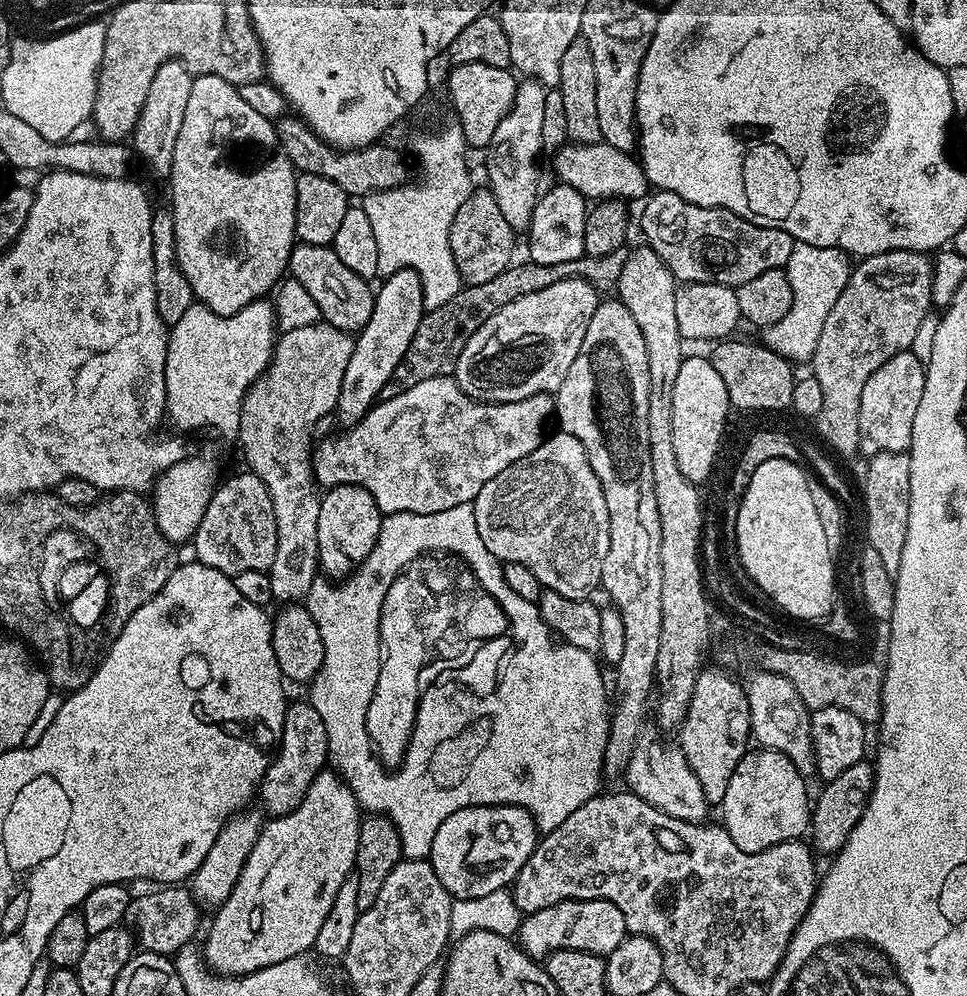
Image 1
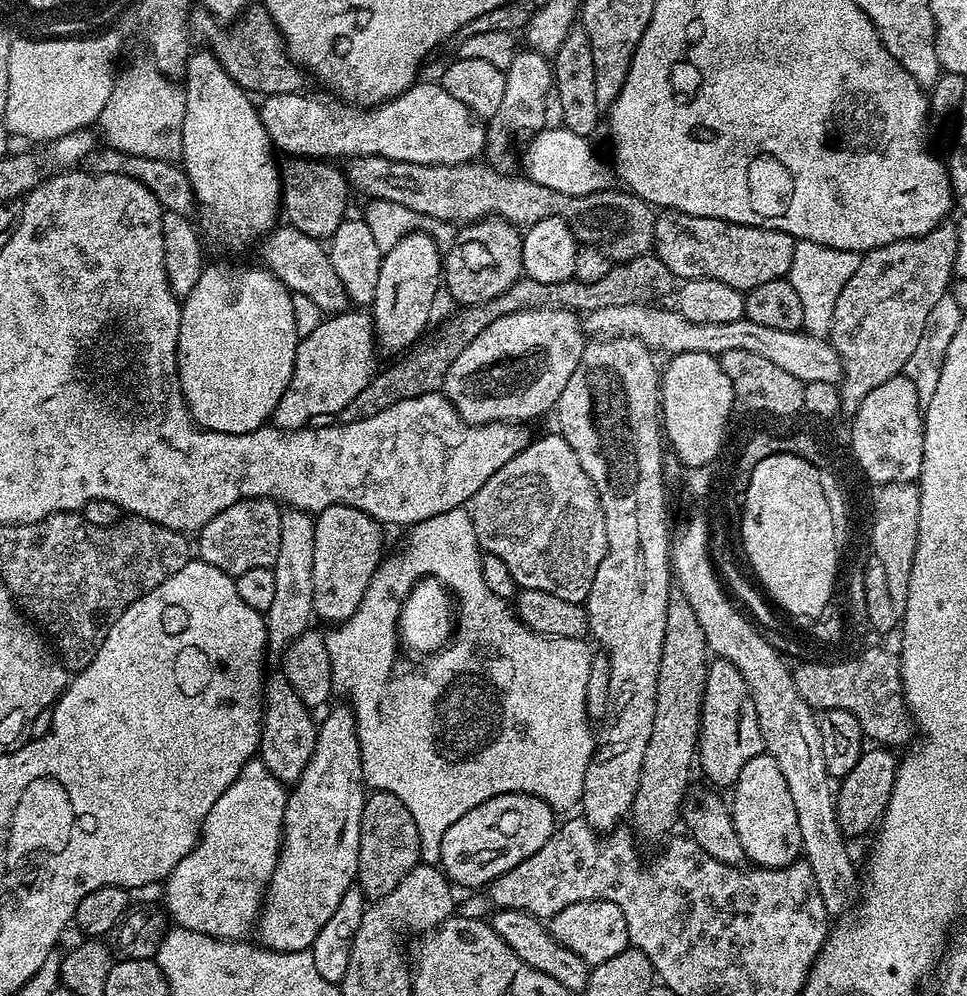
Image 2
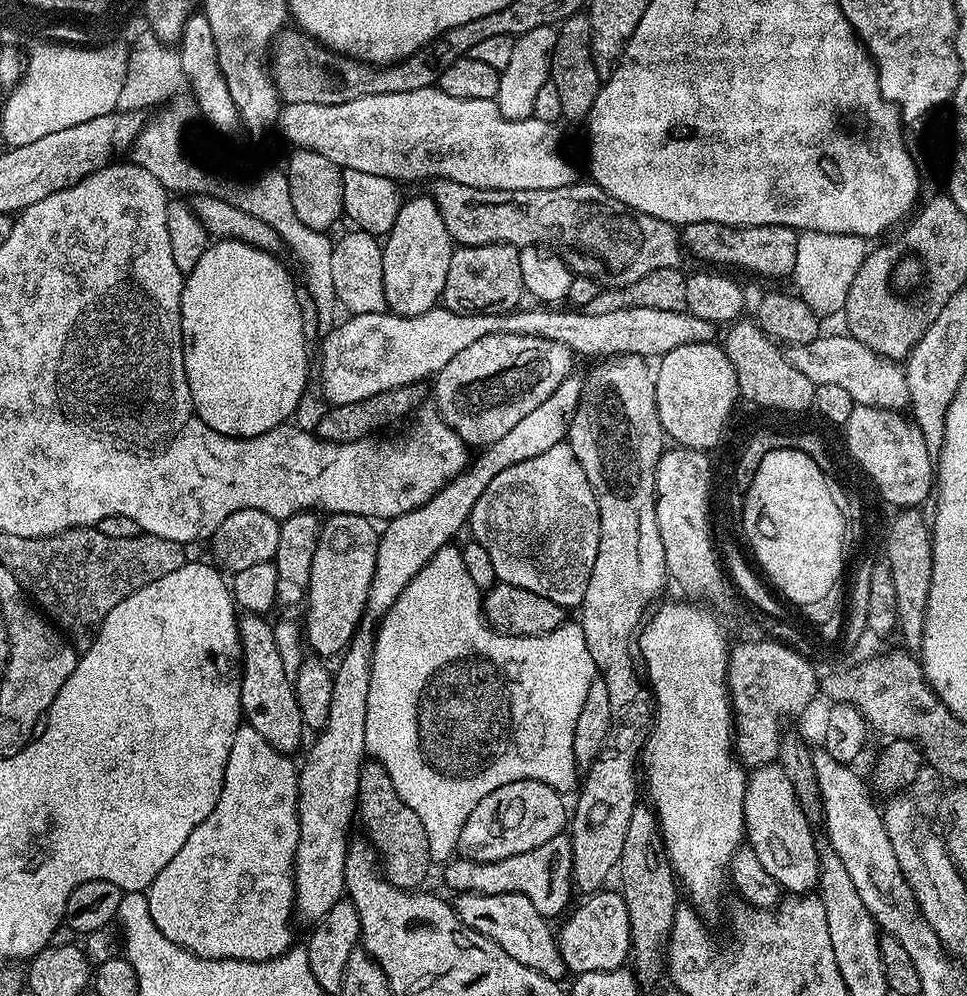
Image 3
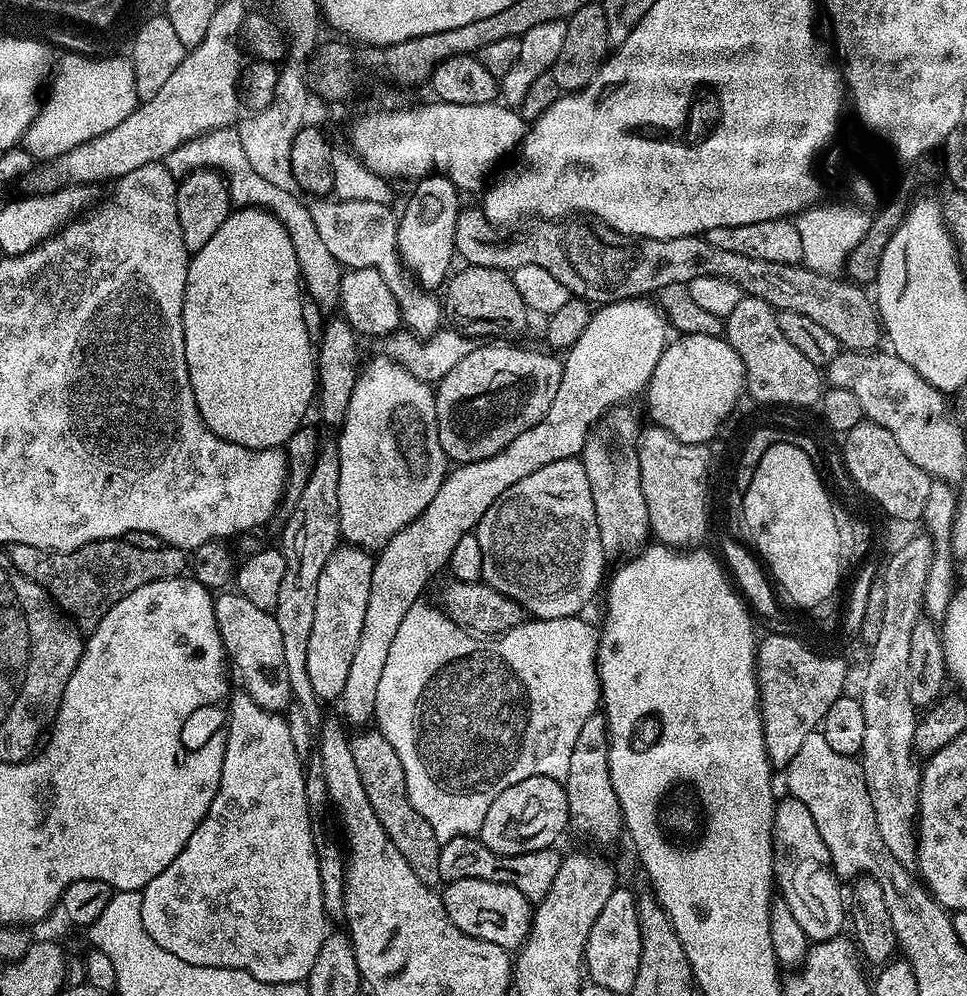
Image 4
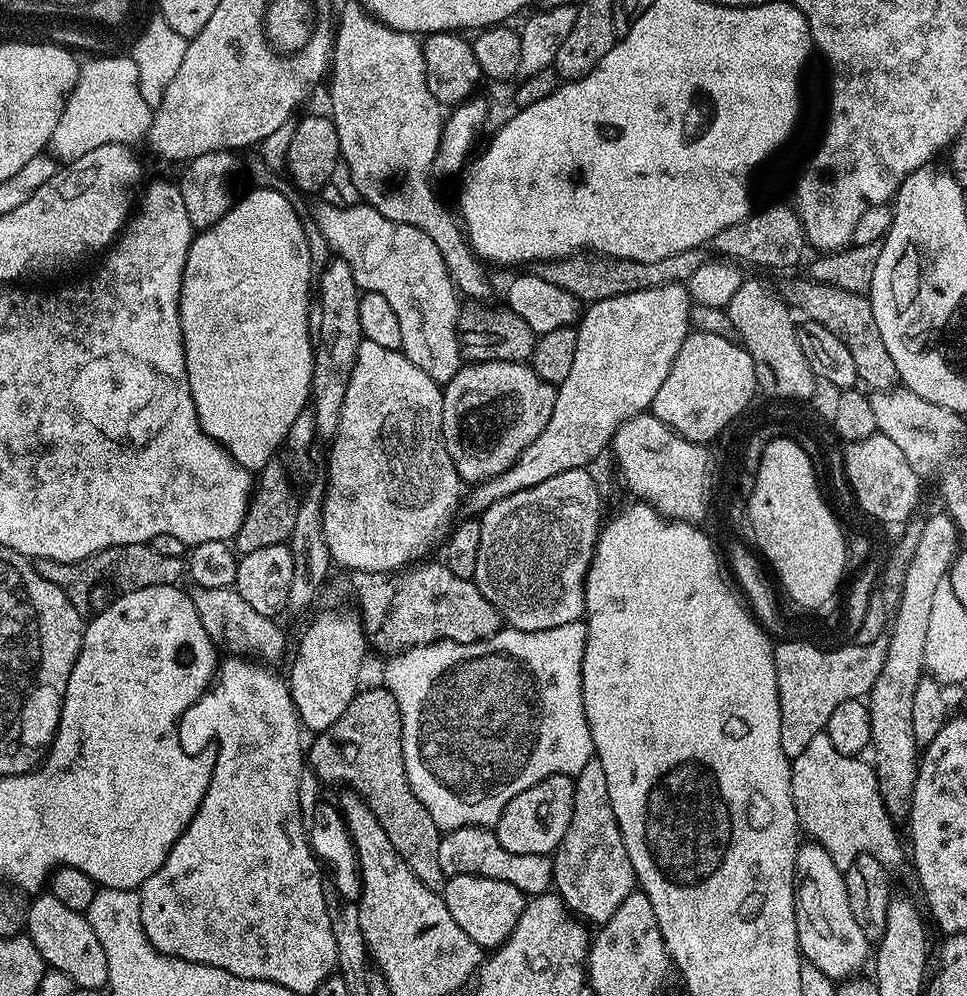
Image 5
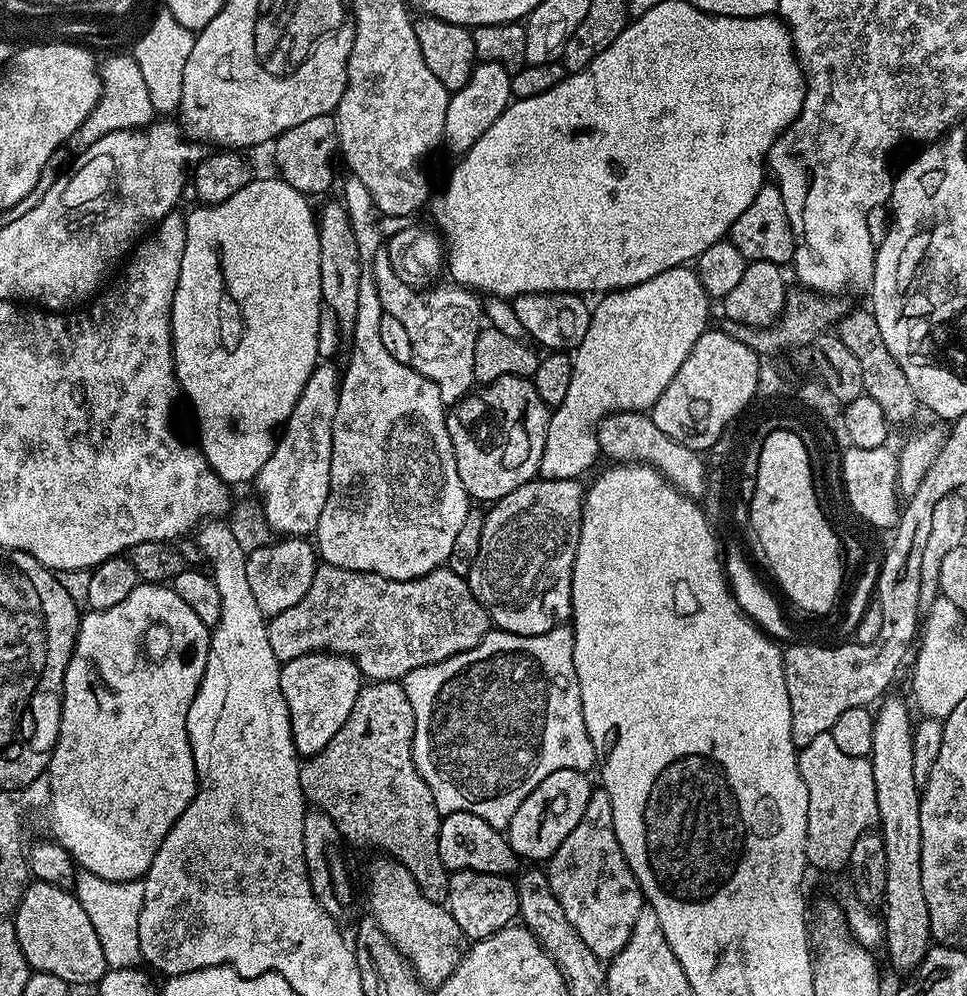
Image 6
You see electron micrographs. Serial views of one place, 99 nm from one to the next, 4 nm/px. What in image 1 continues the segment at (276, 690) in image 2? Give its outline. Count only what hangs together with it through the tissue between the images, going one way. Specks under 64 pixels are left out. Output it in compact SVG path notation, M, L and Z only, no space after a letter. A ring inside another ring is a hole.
M310 702L289 703L284 710L284 729L280 735L280 743L266 774L260 779L258 800L264 803L263 811L268 811L267 815L272 818L293 812L302 802L302 798L306 798L306 790L310 790L316 775L325 771L329 760L326 726L322 726L318 710L314 710Z

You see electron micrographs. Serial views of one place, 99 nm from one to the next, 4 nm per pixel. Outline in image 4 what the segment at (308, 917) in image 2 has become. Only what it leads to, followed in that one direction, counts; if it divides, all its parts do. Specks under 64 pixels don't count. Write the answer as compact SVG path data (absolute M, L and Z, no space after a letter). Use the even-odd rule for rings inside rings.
M651 299L619 300L597 307L586 330L582 330L582 338L567 349L565 356L568 357L563 357L562 382L558 382L558 394L554 402L550 402L546 415L530 426L530 430L522 430L506 450L485 460L453 467L434 496L434 502L379 549L372 565L370 602L366 602L362 634L358 637L354 658L350 658L346 686L342 686L338 701L339 715L349 725L364 724L367 720L369 723L375 717L378 685L394 634L398 634L406 610L423 597L420 595L424 587L447 569L454 545L475 529L482 514L486 514L514 482L542 470L542 466L550 466L550 462L579 457L592 428L602 417L611 408L632 402L639 392L641 395L647 389L664 347L670 343L668 332L669 320Z

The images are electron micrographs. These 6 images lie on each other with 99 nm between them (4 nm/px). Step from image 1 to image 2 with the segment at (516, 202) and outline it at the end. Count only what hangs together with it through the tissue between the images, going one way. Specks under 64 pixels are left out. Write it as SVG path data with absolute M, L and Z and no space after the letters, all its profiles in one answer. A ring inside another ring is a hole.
M531 50L517 51L514 62L510 62L505 72L506 94L502 94L502 106L486 124L486 156L493 165L504 166L508 160L508 147L515 136L527 137L545 127L546 94L554 87L554 68L549 57Z

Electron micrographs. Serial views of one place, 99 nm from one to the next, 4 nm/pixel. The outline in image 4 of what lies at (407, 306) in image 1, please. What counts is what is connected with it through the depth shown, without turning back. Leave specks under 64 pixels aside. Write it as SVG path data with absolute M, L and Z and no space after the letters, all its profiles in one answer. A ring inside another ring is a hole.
M429 174L415 181L416 189L404 204L396 225L396 245L401 261L416 283L423 288L436 290L449 279L453 271L452 259L457 259L456 223L462 207L461 189L450 177L443 174Z

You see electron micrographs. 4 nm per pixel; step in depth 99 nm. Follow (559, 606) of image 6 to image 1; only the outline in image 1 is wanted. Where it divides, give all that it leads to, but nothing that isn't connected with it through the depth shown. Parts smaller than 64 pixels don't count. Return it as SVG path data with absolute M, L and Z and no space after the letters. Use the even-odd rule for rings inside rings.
M559 430L540 441L526 458L506 466L502 474L494 474L477 494L472 509L474 522L478 522L478 534L486 542L486 550L504 564L522 562L538 578L541 589L562 594L562 598L589 599L592 591L601 587L602 566L606 562L606 550L610 550L608 511L598 474L586 458L586 450L574 434Z

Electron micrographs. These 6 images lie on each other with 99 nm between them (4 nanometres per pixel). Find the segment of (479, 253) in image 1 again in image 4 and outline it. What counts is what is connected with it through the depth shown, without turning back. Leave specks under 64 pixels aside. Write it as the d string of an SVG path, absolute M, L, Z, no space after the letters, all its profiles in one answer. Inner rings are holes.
M478 264L464 266L464 269L458 272L446 284L446 308L450 316L464 324L489 324L500 332L520 332L527 326L530 309L526 306L522 294L518 294L509 273L500 268Z

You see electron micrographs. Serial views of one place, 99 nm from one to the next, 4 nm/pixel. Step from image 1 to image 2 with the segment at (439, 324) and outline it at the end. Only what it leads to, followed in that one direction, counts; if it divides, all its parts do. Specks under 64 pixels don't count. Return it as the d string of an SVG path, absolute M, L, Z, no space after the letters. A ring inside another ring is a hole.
M655 253L639 255L627 262L613 265L605 277L598 282L582 283L575 278L564 283L550 284L537 282L522 276L510 285L506 292L486 303L465 305L459 309L454 318L450 319L440 330L438 336L430 343L424 345L420 350L415 349L405 355L397 365L394 364L386 369L381 375L375 373L371 382L338 413L341 424L350 422L362 422L362 418L370 418L381 410L386 410L395 402L405 401L406 398L420 397L422 394L440 392L445 384L446 374L454 359L462 354L462 350L470 344L494 322L495 318L505 317L506 314L517 313L518 310L540 309L540 308L564 308L575 312L587 314L595 309L605 309L609 306L624 306L641 303L648 296L662 296L668 293L672 286L675 287L676 277L660 257Z

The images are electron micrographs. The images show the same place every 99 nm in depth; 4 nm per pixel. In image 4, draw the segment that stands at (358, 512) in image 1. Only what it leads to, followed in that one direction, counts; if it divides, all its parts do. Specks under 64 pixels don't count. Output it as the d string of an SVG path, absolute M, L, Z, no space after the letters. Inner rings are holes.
M344 542L330 554L330 558L326 558L326 566L322 566L322 574L318 577L318 603L314 606L314 627L310 630L310 646L306 650L306 671L310 673L314 694L321 702L339 701L342 686L346 686L350 658L354 658L354 649L362 634L362 622L366 618L366 602L370 602L373 563L374 556L369 549L357 548L355 544Z

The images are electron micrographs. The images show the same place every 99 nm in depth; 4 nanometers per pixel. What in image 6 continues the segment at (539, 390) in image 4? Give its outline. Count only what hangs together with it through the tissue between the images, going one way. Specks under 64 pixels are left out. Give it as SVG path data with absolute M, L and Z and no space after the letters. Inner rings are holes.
M522 376L498 378L493 384L485 384L479 390L463 396L457 404L447 409L446 415L458 478L462 478L462 486L473 501L501 500L510 494L510 490L518 490L518 486L537 479L546 446L550 409L544 405L542 398L538 398L538 390L531 379Z

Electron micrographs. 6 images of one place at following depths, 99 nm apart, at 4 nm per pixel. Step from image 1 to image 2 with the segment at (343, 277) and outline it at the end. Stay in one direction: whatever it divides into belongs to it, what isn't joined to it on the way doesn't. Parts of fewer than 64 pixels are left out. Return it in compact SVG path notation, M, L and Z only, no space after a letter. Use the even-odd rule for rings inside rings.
M282 224L263 237L261 246L263 265L274 273L290 292L309 298L323 314L333 316L349 309L350 301L344 283L336 275L327 249L321 241L310 238L292 225Z

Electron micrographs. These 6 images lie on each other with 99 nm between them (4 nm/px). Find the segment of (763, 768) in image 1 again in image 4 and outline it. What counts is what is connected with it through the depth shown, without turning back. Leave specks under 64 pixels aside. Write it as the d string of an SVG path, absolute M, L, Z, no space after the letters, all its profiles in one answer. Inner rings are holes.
M785 797L777 803L776 817L772 827L772 847L776 858L776 879L778 892L784 895L782 904L788 908L799 926L808 936L809 941L823 942L834 940L841 935L840 932L846 926L846 892L842 887L842 881L832 869L830 850L826 850L826 842L822 842L822 834L818 834L818 826L814 826L814 818L810 810L792 797Z

